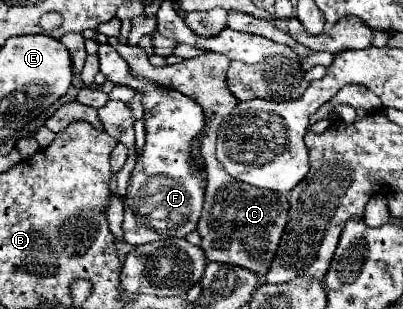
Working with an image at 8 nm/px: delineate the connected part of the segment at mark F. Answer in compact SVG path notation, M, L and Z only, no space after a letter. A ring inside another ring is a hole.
M99 44L97 56L101 62L101 72L109 80L113 80L115 84L131 86L145 94L143 120L147 136L143 152L137 158L137 164L131 172L127 196L123 200L123 238L131 246L139 246L161 238L183 238L185 234L195 230L203 208L205 186L201 186L201 178L193 178L189 170L189 142L193 142L193 136L197 136L201 132L201 126L205 126L203 110L187 94L159 86L149 80L133 78L129 74L127 62L121 58L121 54L117 54L117 50L111 44Z

